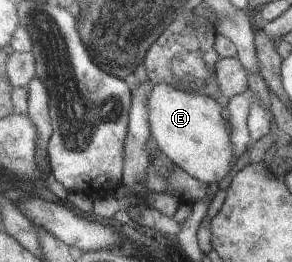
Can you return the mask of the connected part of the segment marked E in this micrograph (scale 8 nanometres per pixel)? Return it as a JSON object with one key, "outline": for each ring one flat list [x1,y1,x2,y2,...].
{"outline":[[164,83,153,85,147,102,151,136,160,152,192,178,207,184,220,182,234,168,234,150,230,140,230,124,222,116,214,97,187,93]]}

